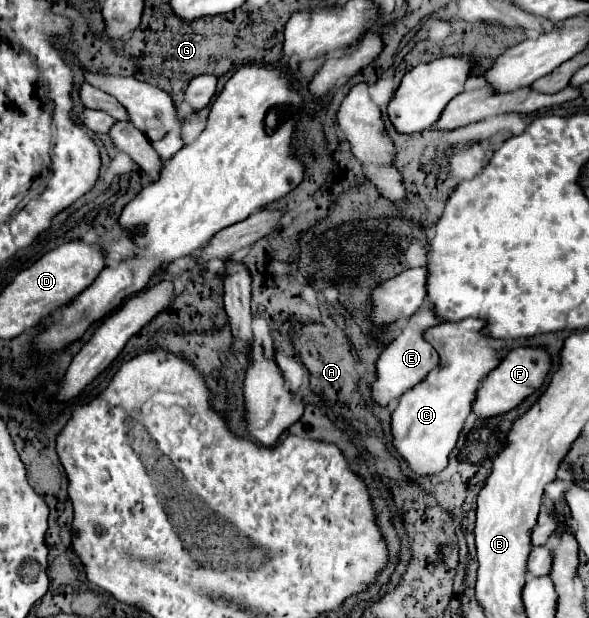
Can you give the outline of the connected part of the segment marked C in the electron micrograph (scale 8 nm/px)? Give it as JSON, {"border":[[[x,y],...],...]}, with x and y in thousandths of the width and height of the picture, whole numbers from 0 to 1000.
{"border":[[[791,515],[784,521],[740,524],[720,534],[720,547],[747,573],[747,589],[730,602],[730,608],[723,608],[720,621],[683,638],[662,680],[666,722],[706,773],[737,770],[761,754],[761,738],[798,670],[798,654],[805,650],[812,621],[849,583],[849,570],[835,563],[832,547],[815,540],[818,528],[818,518]]]}

